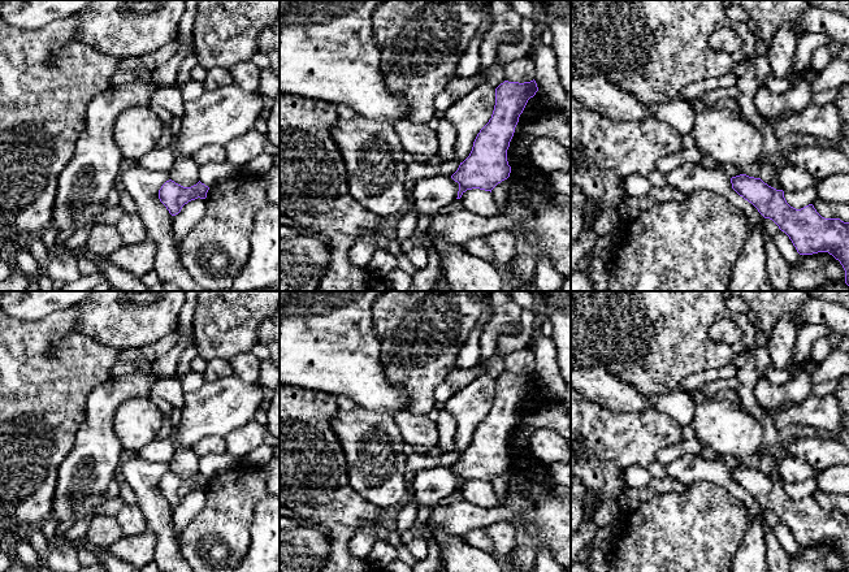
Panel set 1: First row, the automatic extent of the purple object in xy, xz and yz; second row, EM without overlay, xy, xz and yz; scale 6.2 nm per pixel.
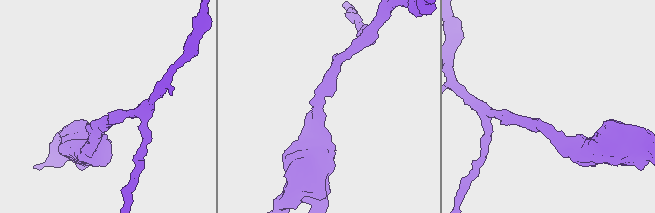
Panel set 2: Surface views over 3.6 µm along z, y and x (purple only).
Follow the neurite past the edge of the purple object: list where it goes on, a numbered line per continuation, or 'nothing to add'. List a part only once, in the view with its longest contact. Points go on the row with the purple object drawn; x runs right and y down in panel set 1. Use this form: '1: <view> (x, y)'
nothing to add

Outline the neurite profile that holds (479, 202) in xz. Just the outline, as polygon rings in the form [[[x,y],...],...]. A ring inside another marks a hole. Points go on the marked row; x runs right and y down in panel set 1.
[[[472,188],[460,198],[464,208],[477,216],[490,217],[497,213],[497,204],[490,191]]]

